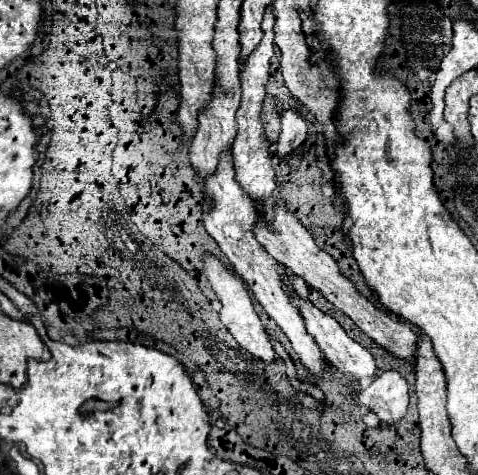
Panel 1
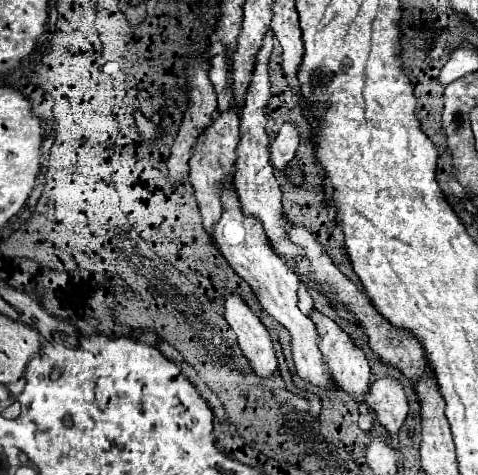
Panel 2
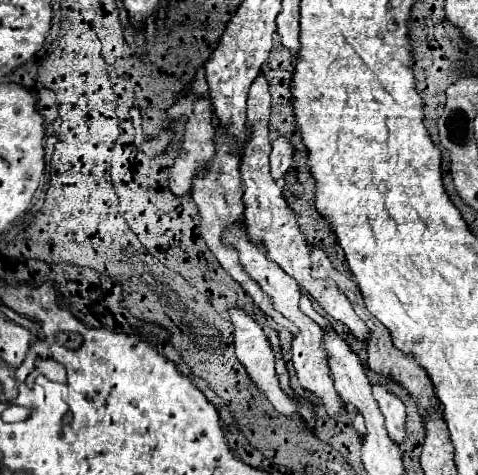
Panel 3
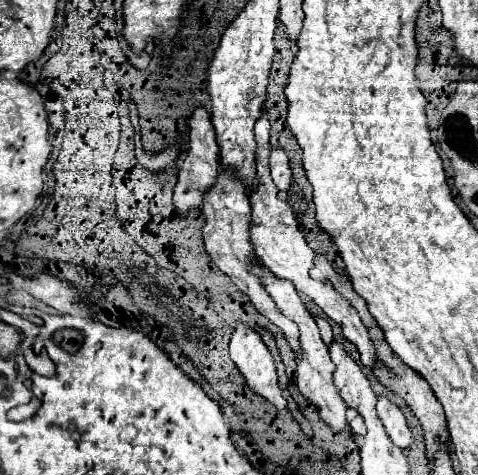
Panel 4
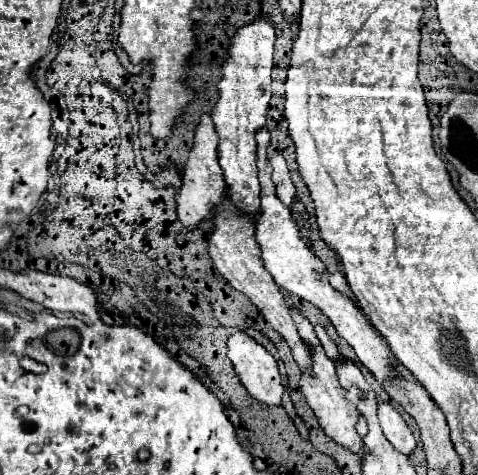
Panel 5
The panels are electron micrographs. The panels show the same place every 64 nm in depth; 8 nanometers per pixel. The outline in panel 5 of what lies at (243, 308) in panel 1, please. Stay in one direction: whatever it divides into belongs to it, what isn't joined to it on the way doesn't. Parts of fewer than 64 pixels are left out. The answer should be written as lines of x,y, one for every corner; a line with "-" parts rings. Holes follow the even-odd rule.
238,330
228,338
228,358
234,370
248,390
248,394
264,404
282,404
282,380
272,354
258,344
244,330

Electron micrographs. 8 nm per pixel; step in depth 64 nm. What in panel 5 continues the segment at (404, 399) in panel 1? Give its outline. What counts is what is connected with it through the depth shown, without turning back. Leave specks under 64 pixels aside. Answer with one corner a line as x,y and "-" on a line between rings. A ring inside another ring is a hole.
390,402
378,404
378,420
380,420
384,436
390,440
390,444
404,454
412,454
412,450
416,446
412,430
408,428
408,424
400,416
400,412

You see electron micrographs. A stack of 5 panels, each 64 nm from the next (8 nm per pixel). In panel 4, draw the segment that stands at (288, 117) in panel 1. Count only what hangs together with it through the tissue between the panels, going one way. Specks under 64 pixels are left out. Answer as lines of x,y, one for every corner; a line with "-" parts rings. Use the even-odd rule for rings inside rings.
274,148
270,154
270,172
272,172
272,180
278,186
278,190
286,192
290,188
292,182
292,170
288,164
288,154
284,148

